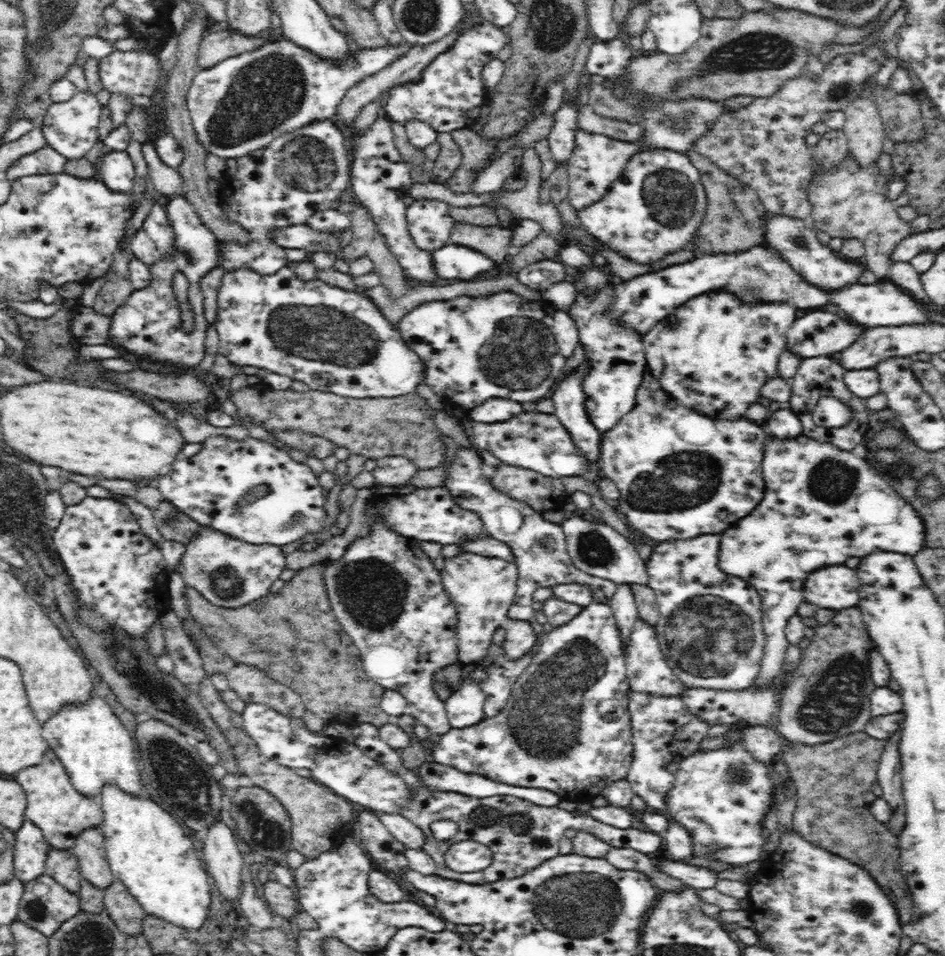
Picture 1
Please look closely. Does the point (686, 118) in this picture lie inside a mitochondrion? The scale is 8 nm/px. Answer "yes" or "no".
yes

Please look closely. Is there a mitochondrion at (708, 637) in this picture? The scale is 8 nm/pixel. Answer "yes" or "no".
yes

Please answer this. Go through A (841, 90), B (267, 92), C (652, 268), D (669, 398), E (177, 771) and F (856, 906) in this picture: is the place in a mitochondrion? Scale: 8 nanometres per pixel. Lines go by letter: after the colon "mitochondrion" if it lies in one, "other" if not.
A: mitochondrion
B: mitochondrion
C: other
D: other
E: mitochondrion
F: mitochondrion

